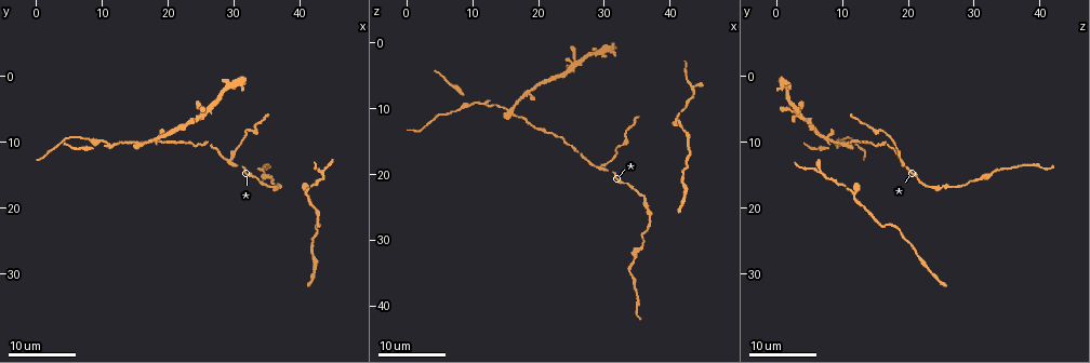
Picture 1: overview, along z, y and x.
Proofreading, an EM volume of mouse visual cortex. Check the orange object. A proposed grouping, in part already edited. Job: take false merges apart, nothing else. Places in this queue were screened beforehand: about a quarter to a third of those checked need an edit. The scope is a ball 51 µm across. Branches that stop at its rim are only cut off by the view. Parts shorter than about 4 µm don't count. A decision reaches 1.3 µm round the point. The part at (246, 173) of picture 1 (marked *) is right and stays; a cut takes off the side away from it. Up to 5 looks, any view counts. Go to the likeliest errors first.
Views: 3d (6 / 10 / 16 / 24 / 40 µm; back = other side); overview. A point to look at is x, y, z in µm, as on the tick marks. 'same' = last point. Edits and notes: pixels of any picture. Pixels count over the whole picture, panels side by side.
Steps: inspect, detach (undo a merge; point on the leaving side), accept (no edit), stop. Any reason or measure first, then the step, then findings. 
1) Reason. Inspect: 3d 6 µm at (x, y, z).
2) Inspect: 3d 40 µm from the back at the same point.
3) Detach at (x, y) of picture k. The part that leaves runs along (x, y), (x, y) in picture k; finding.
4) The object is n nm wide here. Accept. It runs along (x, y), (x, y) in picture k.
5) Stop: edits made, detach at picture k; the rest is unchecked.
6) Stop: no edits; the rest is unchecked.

Four arms meet. Inspect: 3d 24 µm at (15.5, 10.0, 10.5).

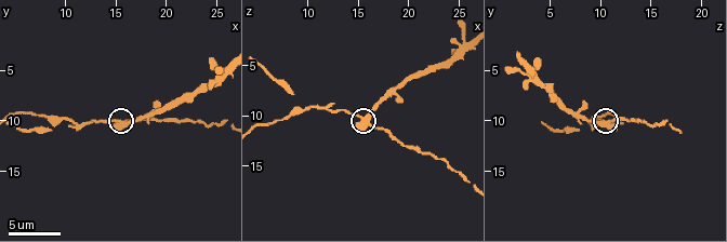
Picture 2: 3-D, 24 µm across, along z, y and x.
Inspect: 3d 6 µm at (15.8, 10.4, 10.2).

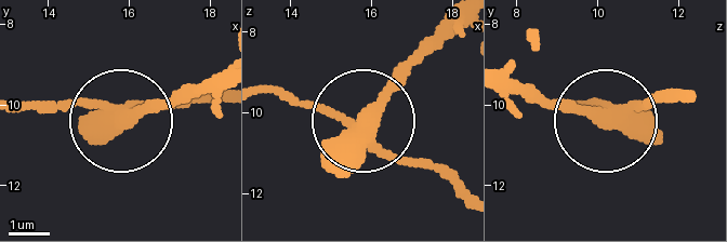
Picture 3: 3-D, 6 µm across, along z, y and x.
4 arms meet here. Detach at (147, 111) of picture 3. The part that leaves runs along (118, 109), (160, 109), (222, 89) in picture 3; a second neuron is stuck on.

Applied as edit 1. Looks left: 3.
Inspect: overview.

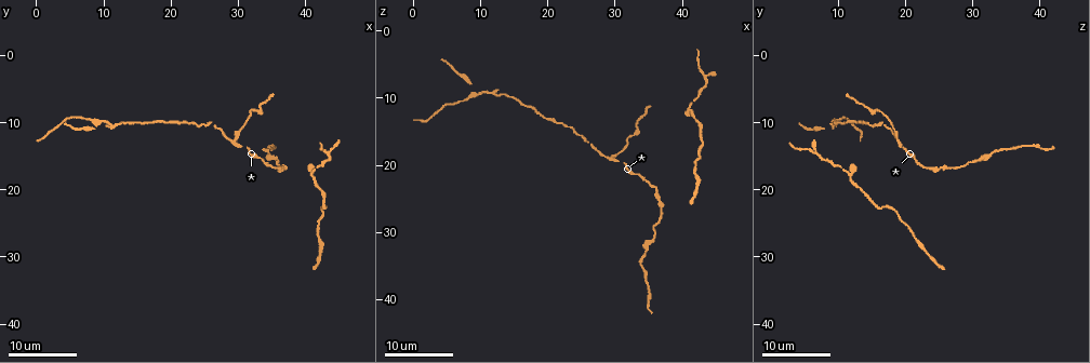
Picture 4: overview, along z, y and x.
Two arms in line, one across. Inspect: 3d 16 µm at (29.5, 12.5, 19.0).

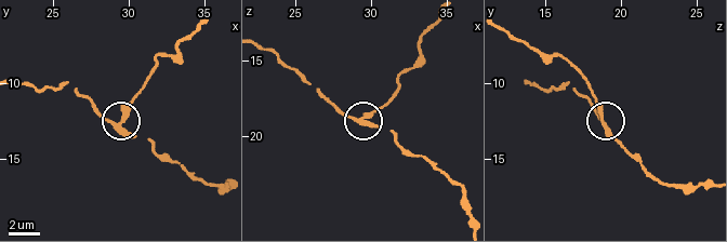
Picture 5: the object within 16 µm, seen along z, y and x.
Closer look. Inspect: 3d 6 µm at (29.4, 12.8, 19.0).

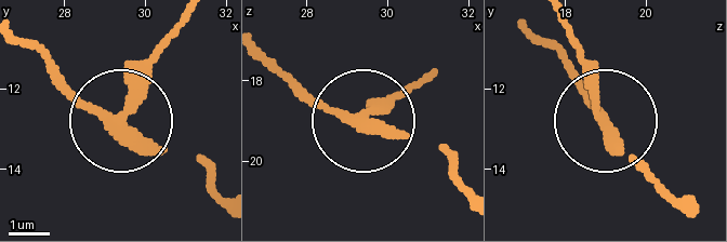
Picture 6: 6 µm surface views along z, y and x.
Detach at (135, 62) of picture 6. The part that leaves runs along (120, 112), (131, 74), (175, 23) in picture 6; a second neuron is stuck on.

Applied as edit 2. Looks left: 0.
Stop: edits made, detach at picture 3, detach at picture 6; the rest is unchecked.

